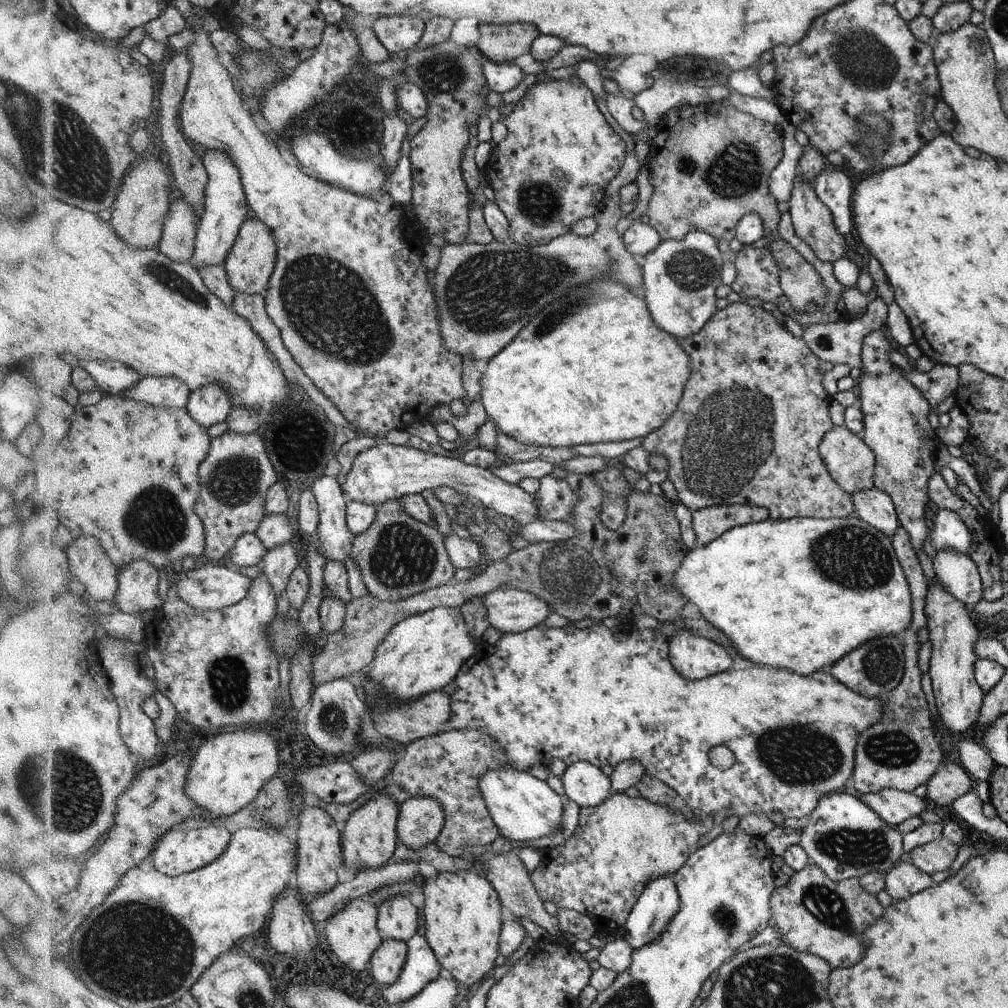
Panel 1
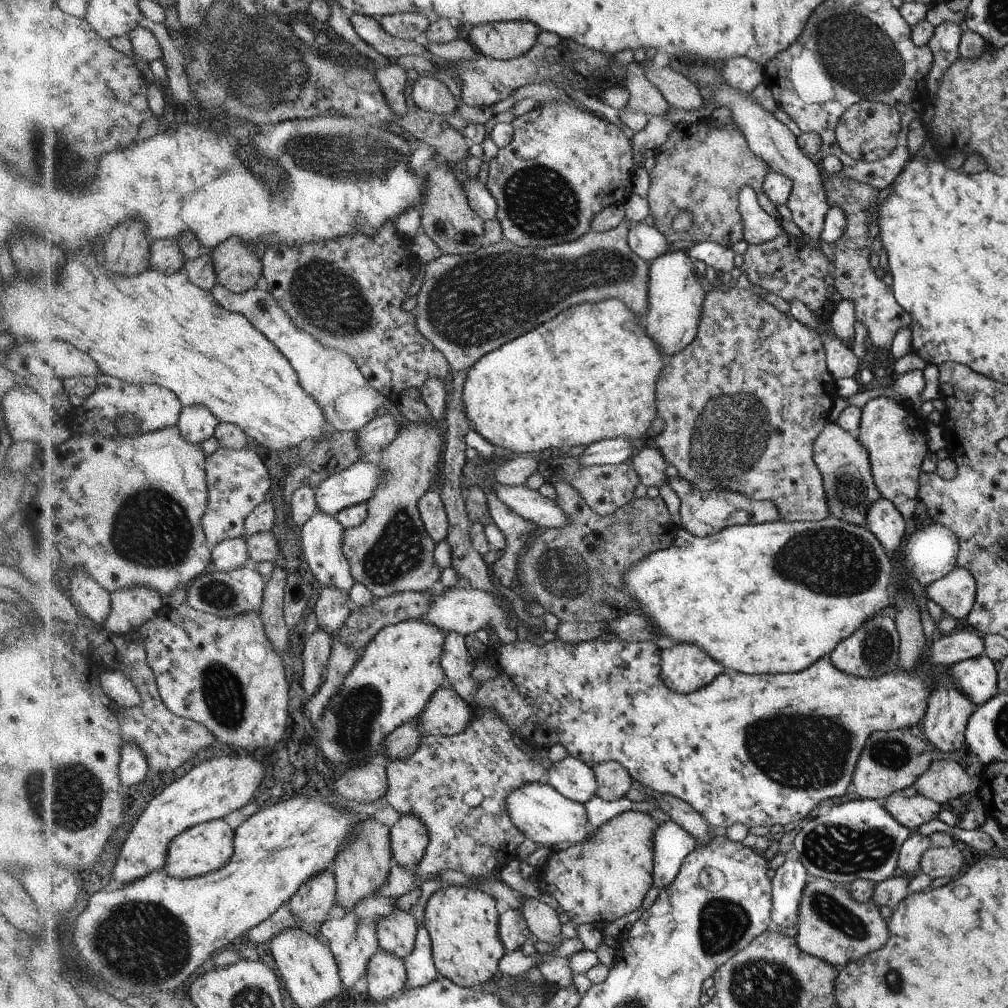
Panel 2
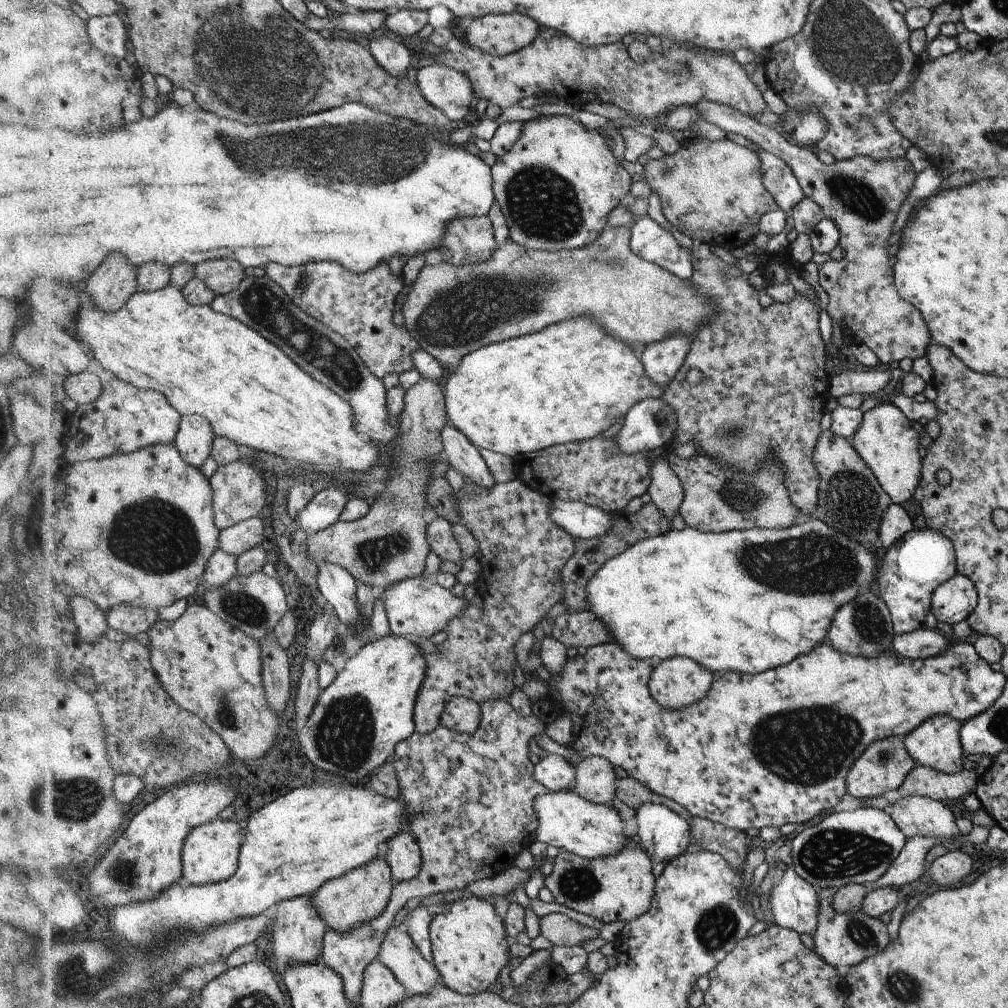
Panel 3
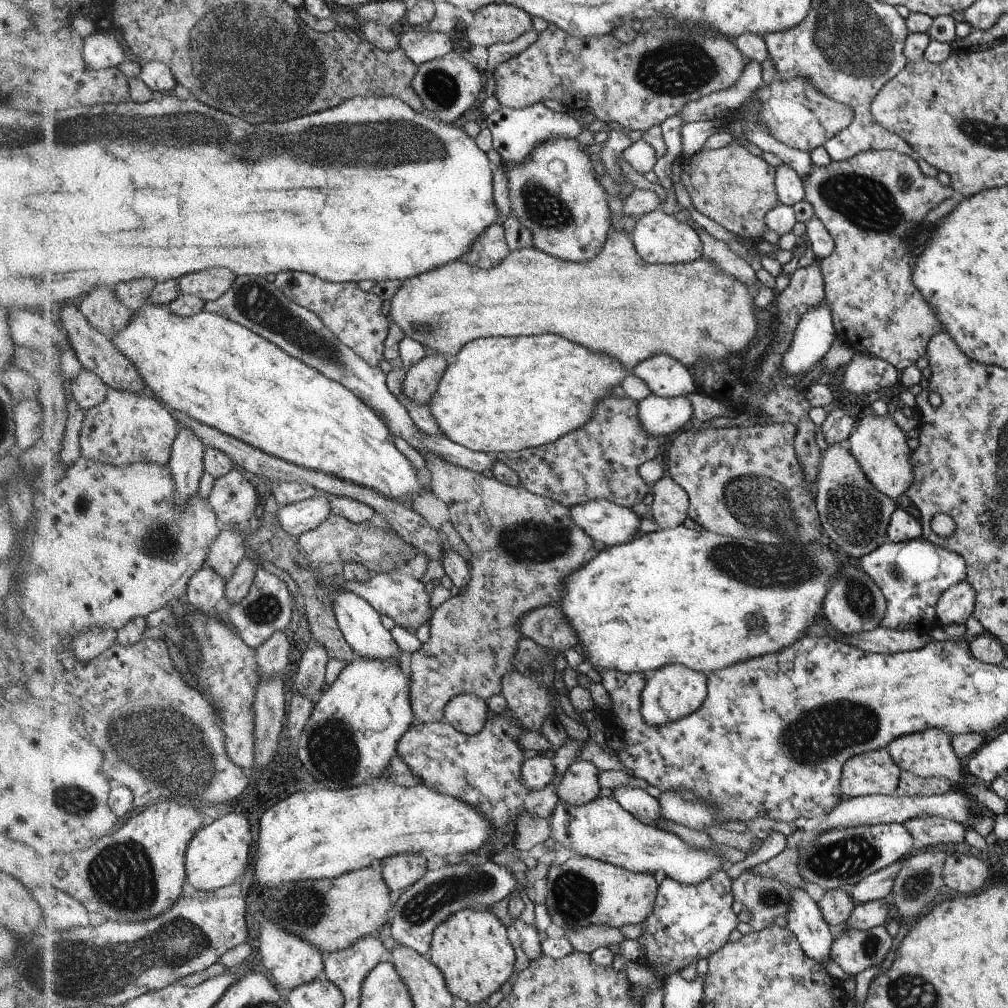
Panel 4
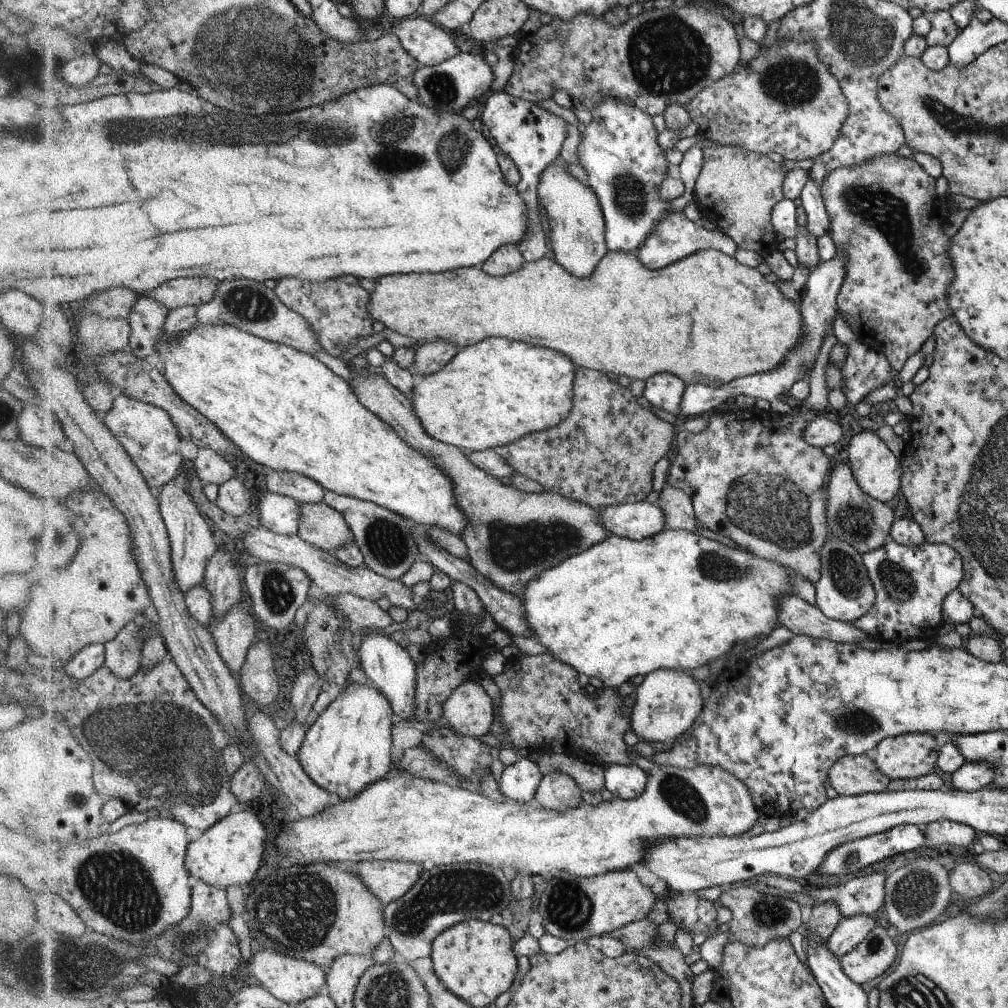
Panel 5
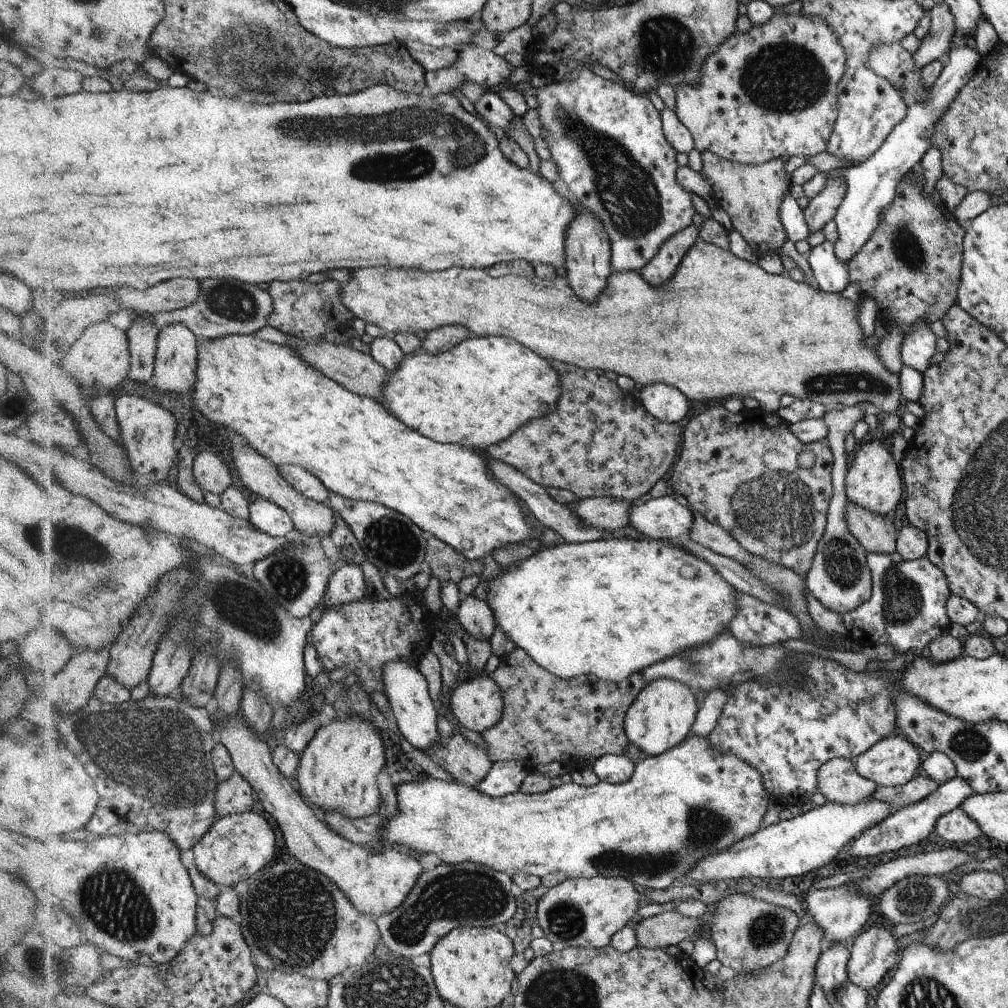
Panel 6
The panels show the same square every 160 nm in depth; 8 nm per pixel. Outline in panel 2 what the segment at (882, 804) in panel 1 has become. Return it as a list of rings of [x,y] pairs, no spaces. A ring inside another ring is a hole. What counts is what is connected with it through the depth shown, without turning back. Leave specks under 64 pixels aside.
[[[895,793],[886,800],[884,809],[904,827],[918,833],[918,828],[934,819],[938,819],[941,805],[922,795]]]

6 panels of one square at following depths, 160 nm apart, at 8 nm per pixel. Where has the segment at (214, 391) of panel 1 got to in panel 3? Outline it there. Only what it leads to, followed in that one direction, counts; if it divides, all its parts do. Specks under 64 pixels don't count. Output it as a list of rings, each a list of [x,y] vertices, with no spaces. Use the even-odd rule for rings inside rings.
[[[201,414],[184,415],[175,443],[189,463],[201,467],[213,456],[217,437],[209,418]]]

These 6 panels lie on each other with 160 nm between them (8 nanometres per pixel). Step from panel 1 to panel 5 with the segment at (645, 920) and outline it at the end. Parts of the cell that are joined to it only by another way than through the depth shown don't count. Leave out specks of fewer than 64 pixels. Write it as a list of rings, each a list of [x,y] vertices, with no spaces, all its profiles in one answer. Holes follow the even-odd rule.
[[[610,764],[605,770],[605,787],[623,801],[638,798],[647,785],[647,775],[636,765]]]

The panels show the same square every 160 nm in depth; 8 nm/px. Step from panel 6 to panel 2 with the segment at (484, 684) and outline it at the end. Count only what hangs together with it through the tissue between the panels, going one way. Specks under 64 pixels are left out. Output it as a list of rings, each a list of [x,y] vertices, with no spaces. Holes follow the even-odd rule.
[[[452,688],[437,689],[420,720],[422,735],[452,736],[464,732],[476,715],[475,710]]]

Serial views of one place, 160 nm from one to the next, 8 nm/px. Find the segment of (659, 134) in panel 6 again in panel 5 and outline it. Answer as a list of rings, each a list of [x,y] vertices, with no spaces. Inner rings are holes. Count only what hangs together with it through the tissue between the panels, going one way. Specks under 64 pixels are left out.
[[[618,99],[601,101],[591,111],[594,120],[586,126],[586,132],[578,147],[580,164],[588,173],[588,186],[597,194],[603,206],[604,218],[607,219],[607,241],[610,251],[632,251],[636,253],[639,246],[646,241],[655,224],[659,223],[664,213],[671,211],[670,201],[659,197],[659,186],[662,184],[666,171],[671,166],[666,161],[665,151],[658,144],[658,135],[652,124],[651,116],[644,111],[629,106]]]

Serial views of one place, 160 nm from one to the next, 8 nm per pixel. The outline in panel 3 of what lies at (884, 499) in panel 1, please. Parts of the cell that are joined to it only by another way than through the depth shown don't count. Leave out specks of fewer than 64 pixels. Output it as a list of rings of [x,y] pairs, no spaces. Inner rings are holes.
[[[892,503],[888,505],[879,524],[879,544],[890,548],[912,529],[912,522],[906,511],[900,505]]]

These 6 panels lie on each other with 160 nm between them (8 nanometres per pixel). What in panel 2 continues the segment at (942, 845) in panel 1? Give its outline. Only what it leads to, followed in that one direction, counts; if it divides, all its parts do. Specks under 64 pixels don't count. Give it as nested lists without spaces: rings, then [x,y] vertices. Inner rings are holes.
[[[954,845],[948,848],[934,848],[924,852],[920,858],[920,869],[932,879],[956,876],[964,864],[962,852]]]

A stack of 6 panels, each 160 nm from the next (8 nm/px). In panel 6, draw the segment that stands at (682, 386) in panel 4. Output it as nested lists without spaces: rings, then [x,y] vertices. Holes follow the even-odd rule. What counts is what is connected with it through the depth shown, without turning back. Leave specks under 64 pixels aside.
[[[654,383],[640,389],[646,410],[664,422],[680,422],[688,414],[688,397],[678,387]]]

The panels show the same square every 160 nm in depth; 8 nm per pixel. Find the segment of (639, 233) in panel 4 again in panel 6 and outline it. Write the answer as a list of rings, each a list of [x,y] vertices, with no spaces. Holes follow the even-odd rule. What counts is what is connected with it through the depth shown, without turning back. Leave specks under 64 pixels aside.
[[[692,223],[679,233],[673,234],[638,272],[654,286],[670,280],[688,249],[698,240],[699,229]]]

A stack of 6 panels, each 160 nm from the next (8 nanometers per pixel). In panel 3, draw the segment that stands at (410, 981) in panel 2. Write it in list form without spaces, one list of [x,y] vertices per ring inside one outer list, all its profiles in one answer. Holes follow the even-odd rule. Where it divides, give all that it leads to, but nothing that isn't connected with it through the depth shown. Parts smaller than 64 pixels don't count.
[[[414,906],[411,909],[404,924],[408,925],[409,934],[412,940],[419,947],[419,951],[429,963],[433,962],[433,952],[431,950],[430,926],[436,909],[426,908],[424,906]]]

